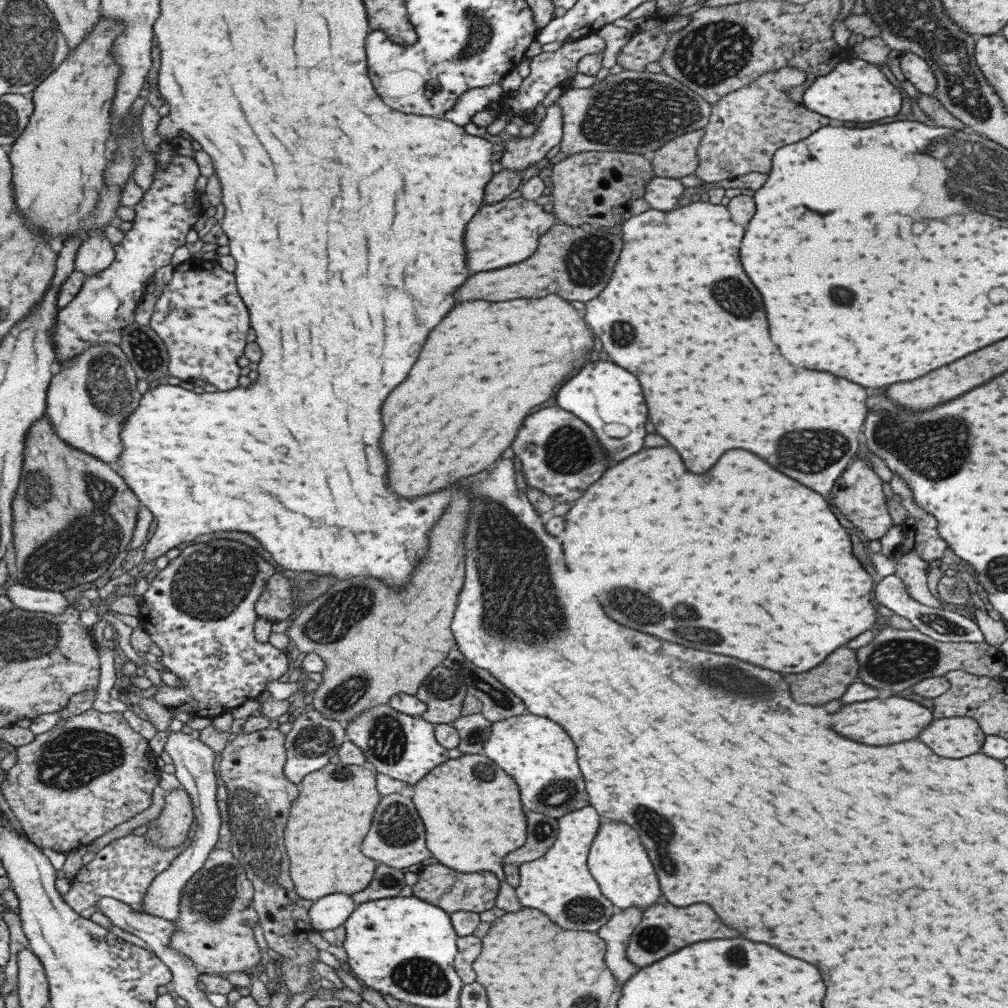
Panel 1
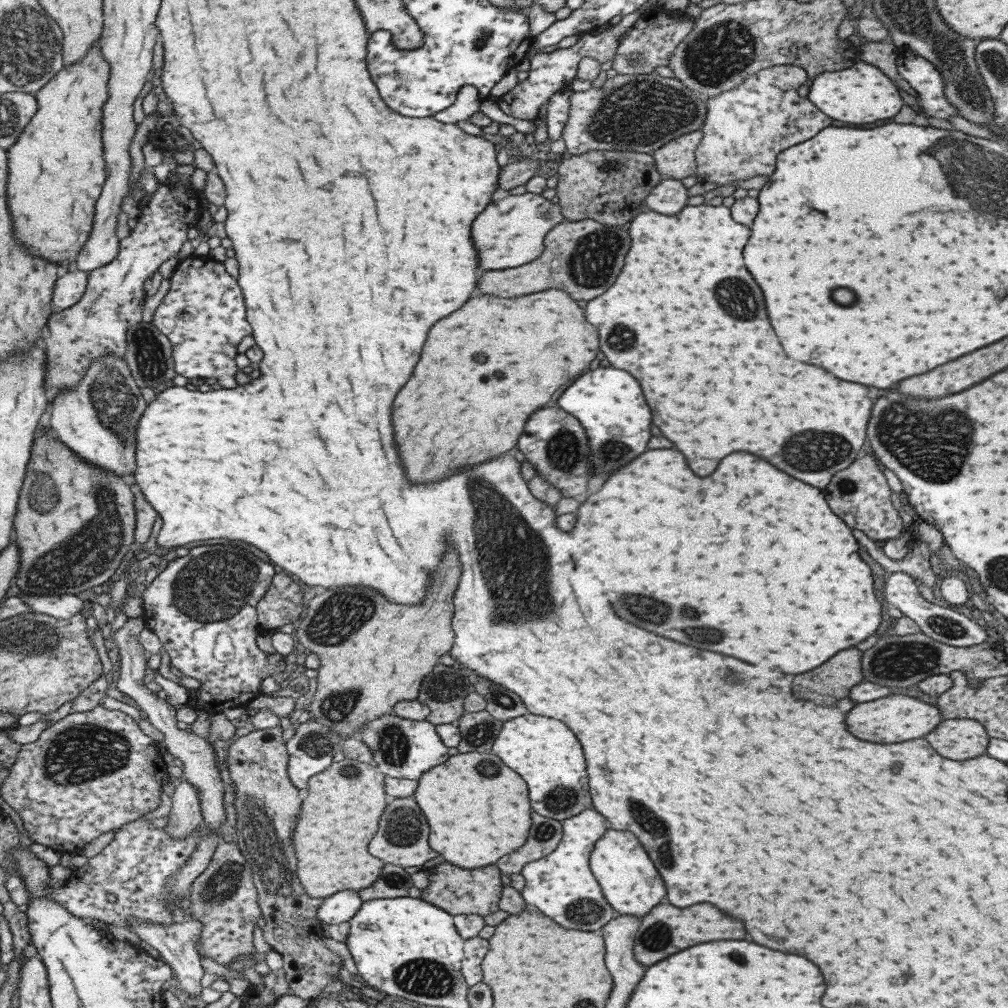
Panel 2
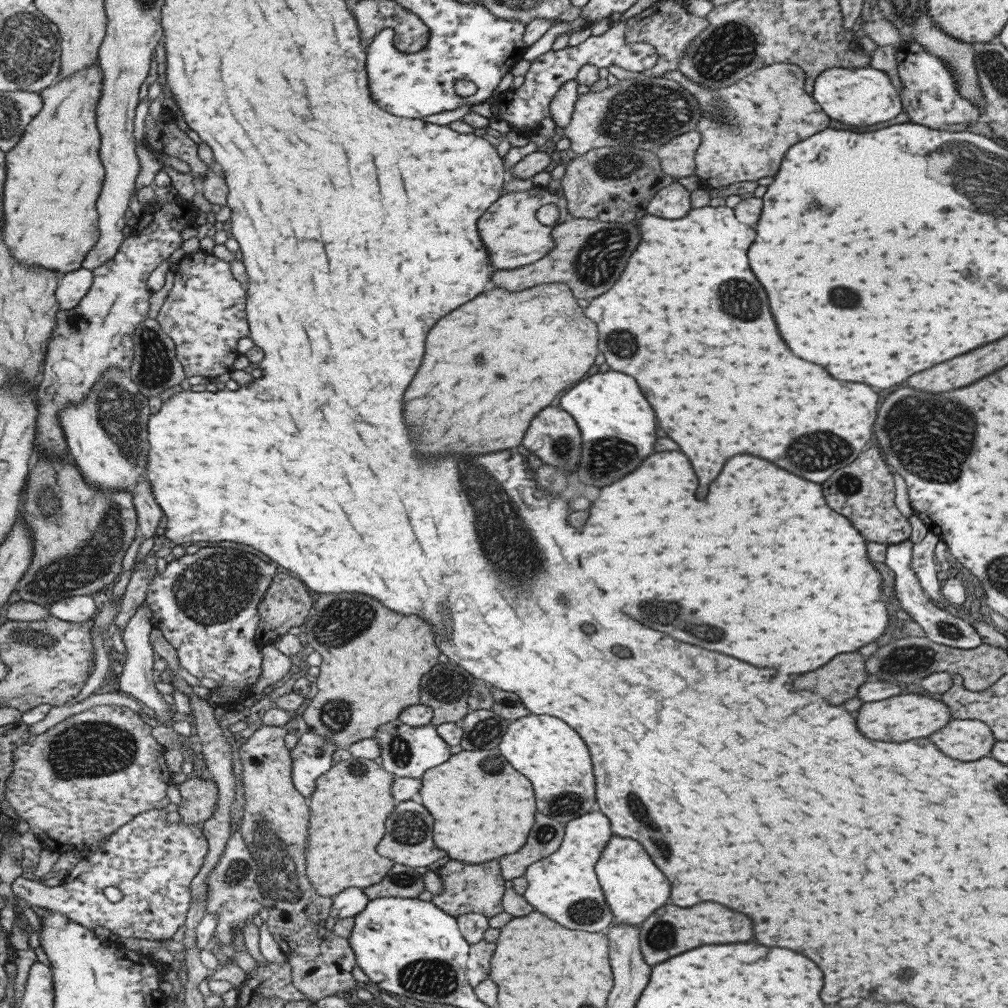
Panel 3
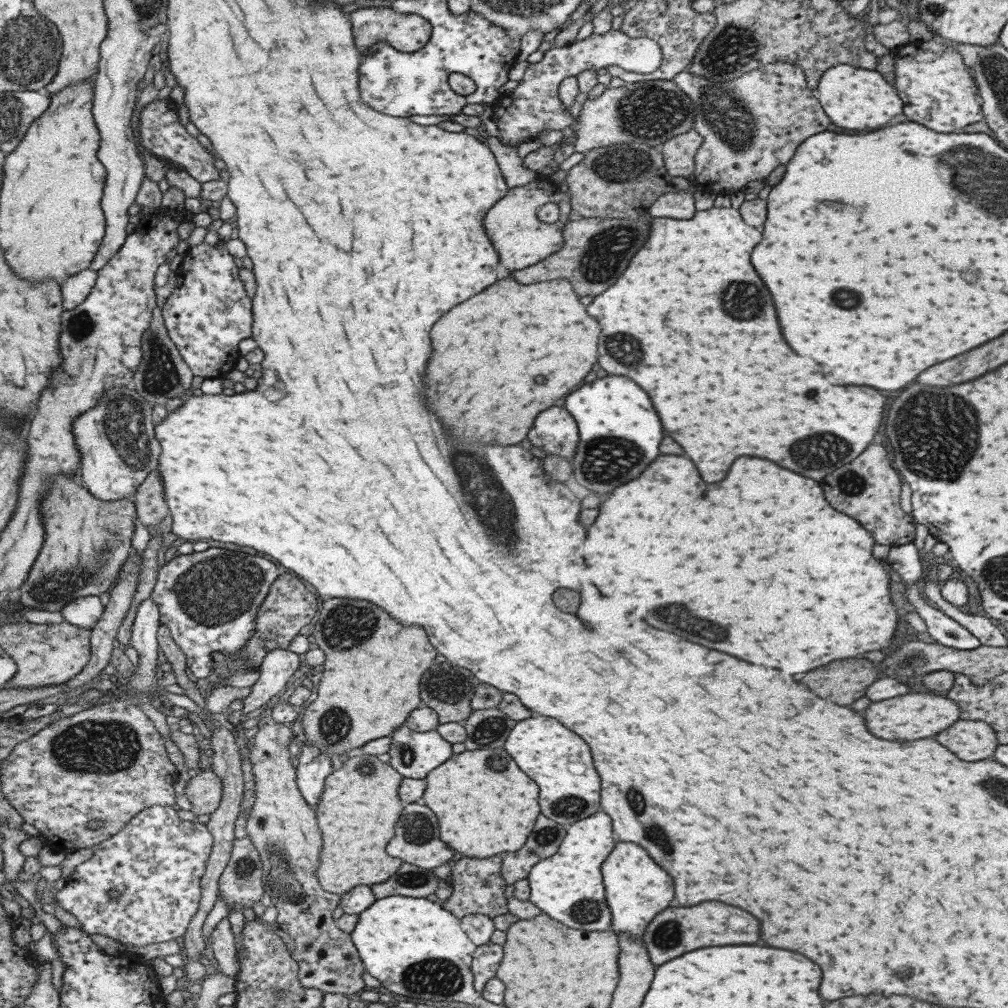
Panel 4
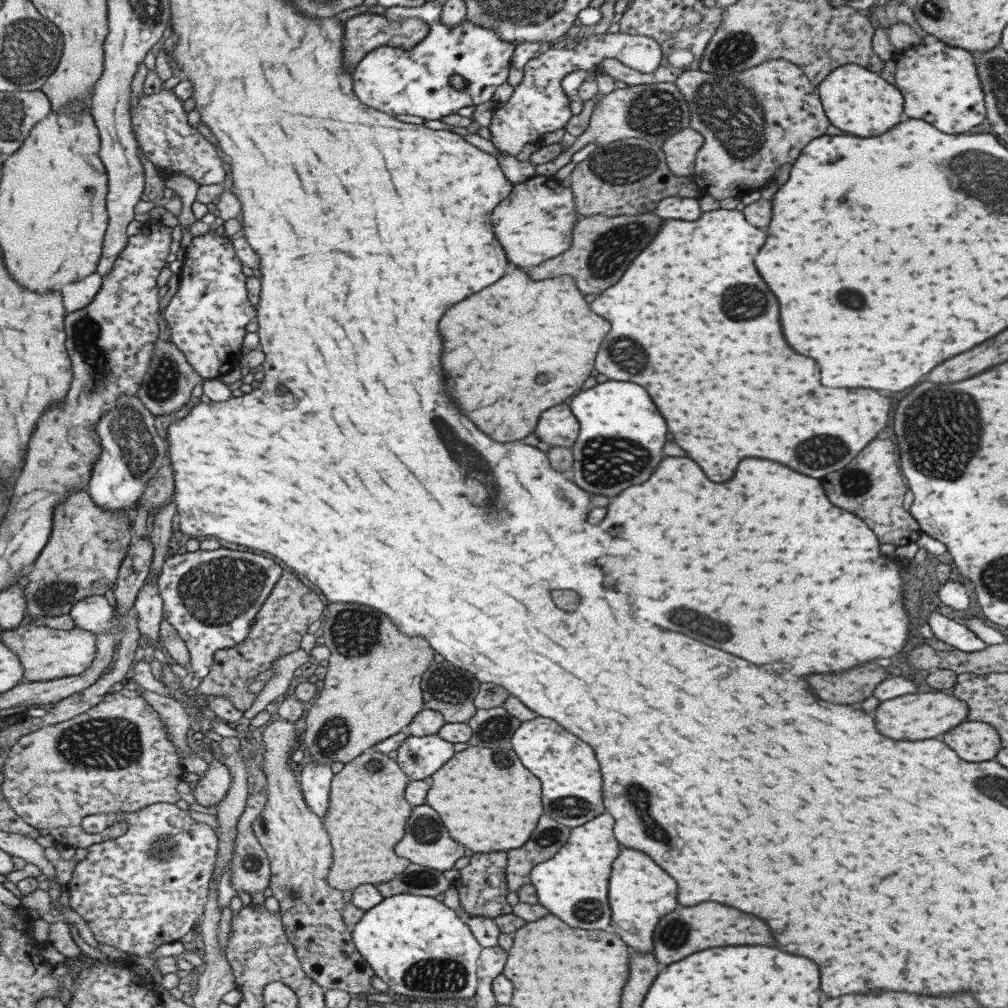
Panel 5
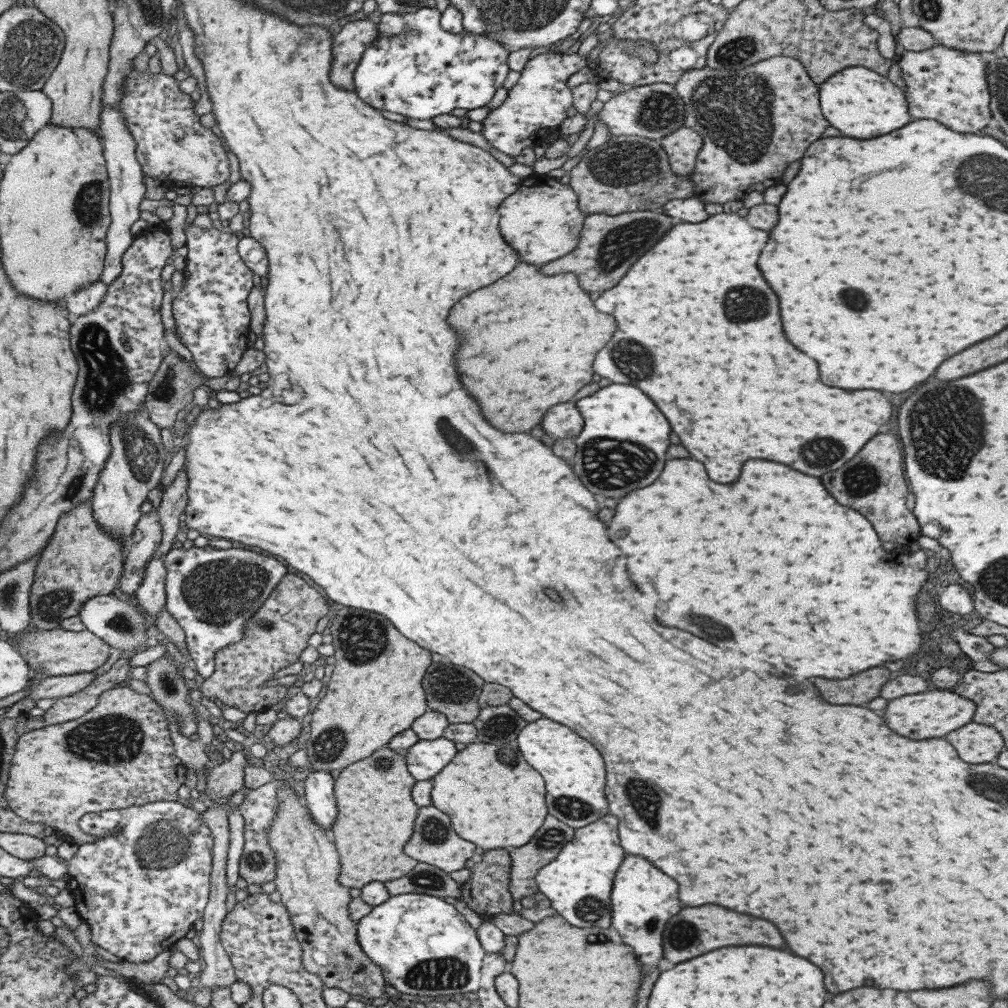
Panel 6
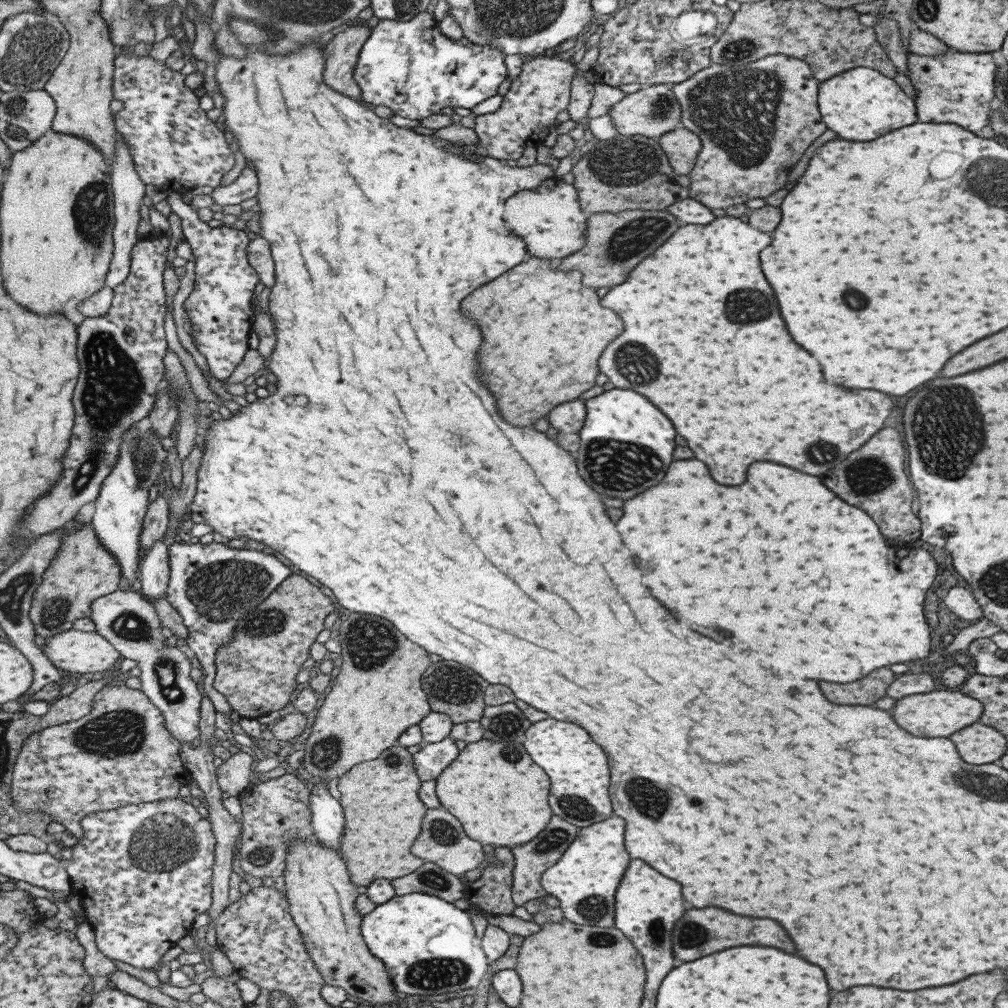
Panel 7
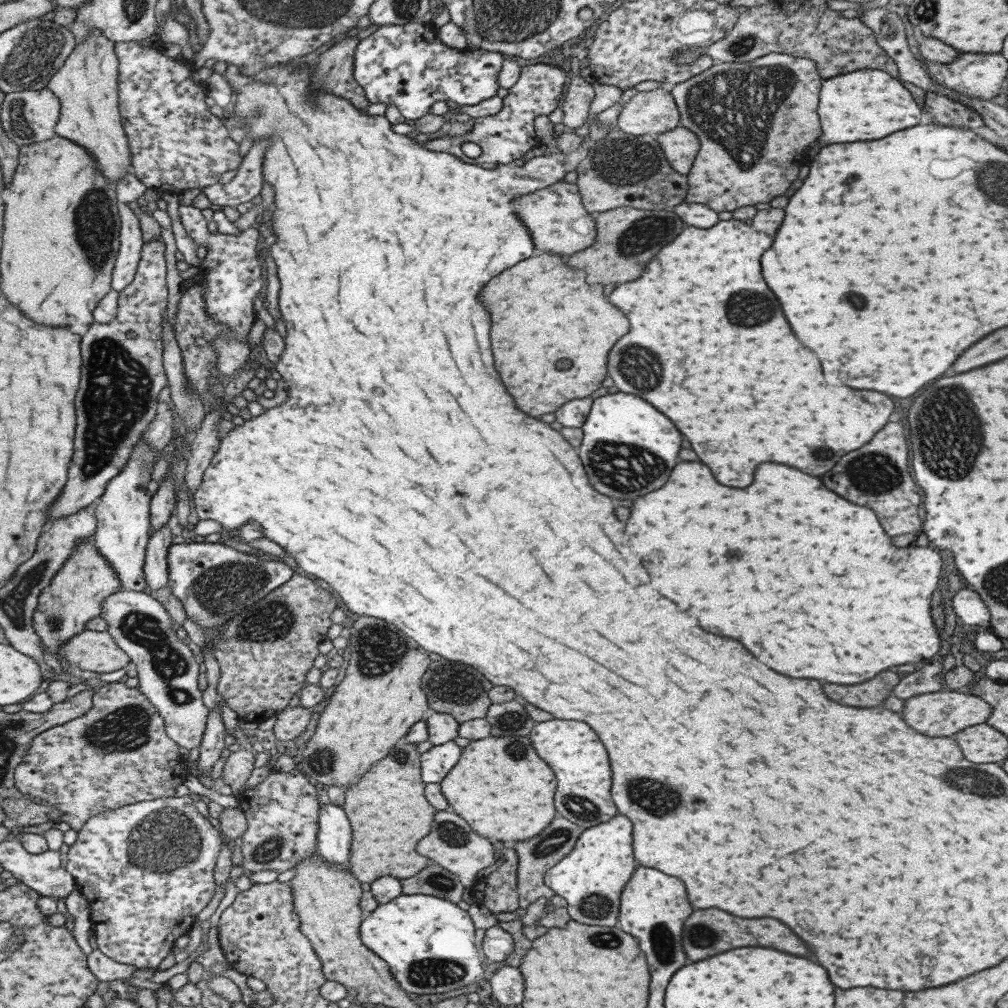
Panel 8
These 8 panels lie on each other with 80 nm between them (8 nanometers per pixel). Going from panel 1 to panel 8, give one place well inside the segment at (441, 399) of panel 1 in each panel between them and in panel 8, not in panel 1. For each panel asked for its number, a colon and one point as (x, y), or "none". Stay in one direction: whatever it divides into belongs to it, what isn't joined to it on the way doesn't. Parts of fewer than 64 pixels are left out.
2: (483, 370)
3: (489, 366)
4: (498, 359)
5: (509, 352)
6: (527, 341)
7: (541, 332)
8: (550, 333)

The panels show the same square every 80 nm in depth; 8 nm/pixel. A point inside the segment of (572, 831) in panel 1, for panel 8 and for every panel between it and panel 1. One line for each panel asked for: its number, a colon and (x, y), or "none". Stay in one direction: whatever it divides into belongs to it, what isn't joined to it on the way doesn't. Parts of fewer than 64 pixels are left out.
2: (560, 885)
3: (563, 886)
4: (567, 886)
5: (572, 885)
6: (577, 883)
7: (584, 879)
8: (590, 878)

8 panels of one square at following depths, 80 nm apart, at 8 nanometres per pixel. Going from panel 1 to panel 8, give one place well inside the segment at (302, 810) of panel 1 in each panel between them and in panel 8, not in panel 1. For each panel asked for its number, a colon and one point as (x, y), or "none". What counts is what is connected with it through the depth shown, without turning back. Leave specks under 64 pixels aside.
2: (340, 807)
3: (349, 804)
4: (359, 806)
5: (366, 813)
6: (374, 817)
7: (382, 813)
8: (388, 814)

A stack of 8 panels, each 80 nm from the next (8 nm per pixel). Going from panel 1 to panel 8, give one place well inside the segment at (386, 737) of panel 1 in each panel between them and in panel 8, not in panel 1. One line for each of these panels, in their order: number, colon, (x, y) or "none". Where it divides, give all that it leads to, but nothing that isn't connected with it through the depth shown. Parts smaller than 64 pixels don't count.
2: (400, 748)
3: (405, 752)
4: (412, 754)
5: (418, 757)
6: (424, 758)
7: (432, 758)
8: (434, 763)

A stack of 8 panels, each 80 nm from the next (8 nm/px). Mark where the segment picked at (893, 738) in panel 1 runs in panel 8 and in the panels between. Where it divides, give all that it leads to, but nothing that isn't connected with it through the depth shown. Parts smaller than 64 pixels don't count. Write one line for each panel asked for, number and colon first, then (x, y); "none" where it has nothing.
2: (894, 718)
3: (907, 716)
4: (914, 715)
5: (914, 716)
6: (935, 713)
7: (940, 712)
8: (939, 714)

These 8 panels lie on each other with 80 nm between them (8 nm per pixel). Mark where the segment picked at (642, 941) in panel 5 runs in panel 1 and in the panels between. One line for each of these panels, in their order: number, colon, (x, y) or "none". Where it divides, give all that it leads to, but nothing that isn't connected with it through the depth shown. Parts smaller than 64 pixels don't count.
1: (616, 860)
2: (631, 886)
3: (631, 885)
4: (635, 889)

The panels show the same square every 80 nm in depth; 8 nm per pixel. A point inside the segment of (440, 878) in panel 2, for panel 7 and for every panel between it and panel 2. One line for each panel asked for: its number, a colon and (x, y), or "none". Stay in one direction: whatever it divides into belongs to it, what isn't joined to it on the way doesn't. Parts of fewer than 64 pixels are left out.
3: (478, 888)
4: (477, 887)
5: (481, 889)
6: (485, 892)
7: (491, 894)

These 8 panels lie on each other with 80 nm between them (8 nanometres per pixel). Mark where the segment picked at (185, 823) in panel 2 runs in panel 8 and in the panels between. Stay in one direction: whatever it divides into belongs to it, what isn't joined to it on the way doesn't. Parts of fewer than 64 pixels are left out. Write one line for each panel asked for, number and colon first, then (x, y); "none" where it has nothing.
3: (198, 795)
4: (203, 791)
5: (209, 789)
6: (224, 779)
7: (232, 776)
8: (238, 765)

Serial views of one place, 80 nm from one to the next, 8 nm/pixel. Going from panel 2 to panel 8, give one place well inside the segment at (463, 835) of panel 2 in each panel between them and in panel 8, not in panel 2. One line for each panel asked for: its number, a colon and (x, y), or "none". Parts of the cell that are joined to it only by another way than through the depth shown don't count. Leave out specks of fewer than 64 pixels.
3: (482, 809)
4: (484, 806)
5: (487, 802)
6: (494, 800)
7: (499, 796)
8: (498, 786)

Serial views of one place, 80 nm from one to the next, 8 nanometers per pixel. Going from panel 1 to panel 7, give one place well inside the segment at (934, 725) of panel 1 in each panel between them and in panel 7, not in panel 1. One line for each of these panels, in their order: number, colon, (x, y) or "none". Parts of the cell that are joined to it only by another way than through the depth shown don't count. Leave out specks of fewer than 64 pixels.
2: (958, 739)
3: (965, 740)
4: (971, 741)
5: (973, 741)
6: (975, 743)
7: (977, 744)

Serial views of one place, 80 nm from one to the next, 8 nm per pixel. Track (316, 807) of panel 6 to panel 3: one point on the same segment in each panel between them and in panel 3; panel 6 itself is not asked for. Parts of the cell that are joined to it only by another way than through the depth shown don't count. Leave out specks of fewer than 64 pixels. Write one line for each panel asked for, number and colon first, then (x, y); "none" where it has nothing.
3: (311, 756)
4: (312, 767)
5: (314, 778)

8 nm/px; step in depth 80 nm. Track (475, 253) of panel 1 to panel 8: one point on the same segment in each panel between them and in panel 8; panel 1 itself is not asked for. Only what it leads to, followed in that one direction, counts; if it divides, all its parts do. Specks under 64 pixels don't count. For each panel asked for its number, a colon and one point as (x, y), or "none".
2: (507, 233)
3: (512, 237)
4: (519, 238)
5: (534, 222)
6: (540, 221)
7: (548, 219)
8: (554, 216)

